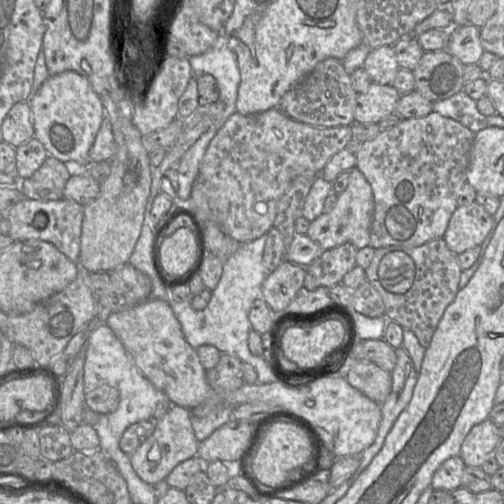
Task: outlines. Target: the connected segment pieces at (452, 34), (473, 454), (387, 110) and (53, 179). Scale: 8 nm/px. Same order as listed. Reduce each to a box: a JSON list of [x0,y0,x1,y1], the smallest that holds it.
[[446,23,484,65],[459,419,501,467],[354,83,400,123],[22,155,70,200]]

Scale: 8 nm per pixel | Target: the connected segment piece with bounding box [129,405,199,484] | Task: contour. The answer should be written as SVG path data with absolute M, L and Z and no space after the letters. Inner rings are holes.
M174 405L155 423L153 434L130 456L130 462L137 475L148 484L155 484L166 477L181 462L197 456L199 441L191 424L191 410Z

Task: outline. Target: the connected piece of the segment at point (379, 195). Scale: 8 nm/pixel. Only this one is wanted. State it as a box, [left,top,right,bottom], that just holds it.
[356,111,474,248]

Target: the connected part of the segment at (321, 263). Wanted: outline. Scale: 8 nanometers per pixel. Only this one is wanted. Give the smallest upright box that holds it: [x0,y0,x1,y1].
[306,243,357,287]

